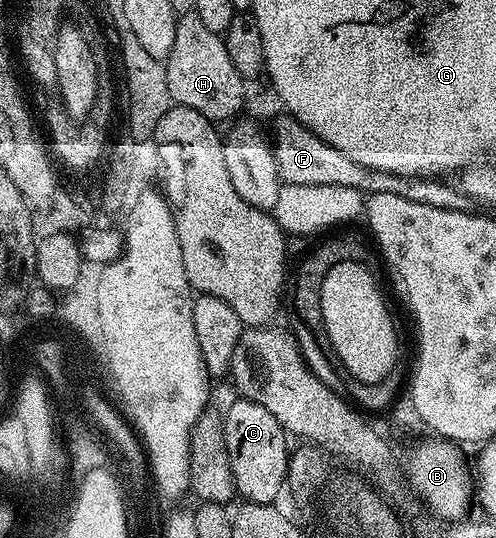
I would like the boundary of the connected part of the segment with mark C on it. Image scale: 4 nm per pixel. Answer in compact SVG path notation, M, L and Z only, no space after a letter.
M235 398L223 412L225 442L229 446L229 462L233 466L235 491L249 504L275 504L288 483L287 466L289 447L287 432L278 424L277 418L252 400Z

